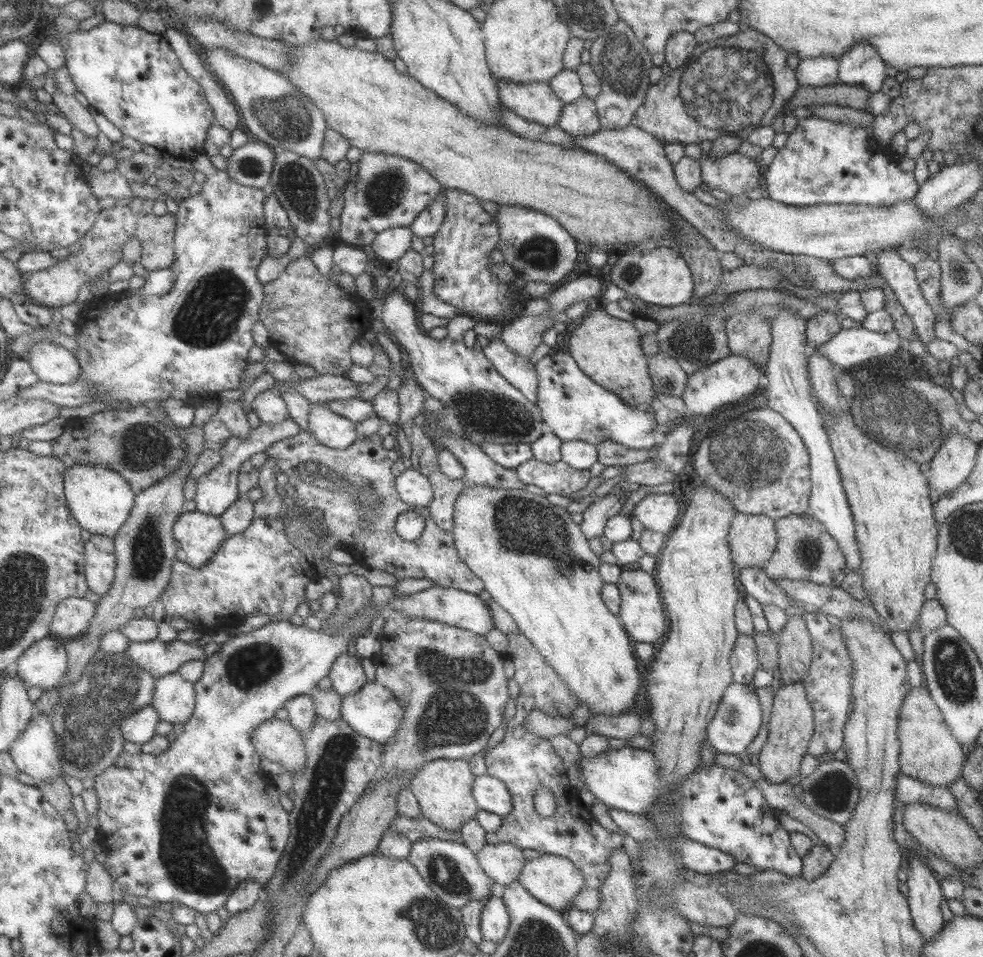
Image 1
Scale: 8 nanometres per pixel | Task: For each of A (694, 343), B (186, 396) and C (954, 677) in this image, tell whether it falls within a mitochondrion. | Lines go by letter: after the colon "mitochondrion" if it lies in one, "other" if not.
A: mitochondrion
B: other
C: mitochondrion

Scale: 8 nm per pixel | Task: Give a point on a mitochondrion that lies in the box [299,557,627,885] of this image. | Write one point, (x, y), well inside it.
(455, 717)

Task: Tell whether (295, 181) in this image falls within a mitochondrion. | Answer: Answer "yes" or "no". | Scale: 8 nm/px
yes

